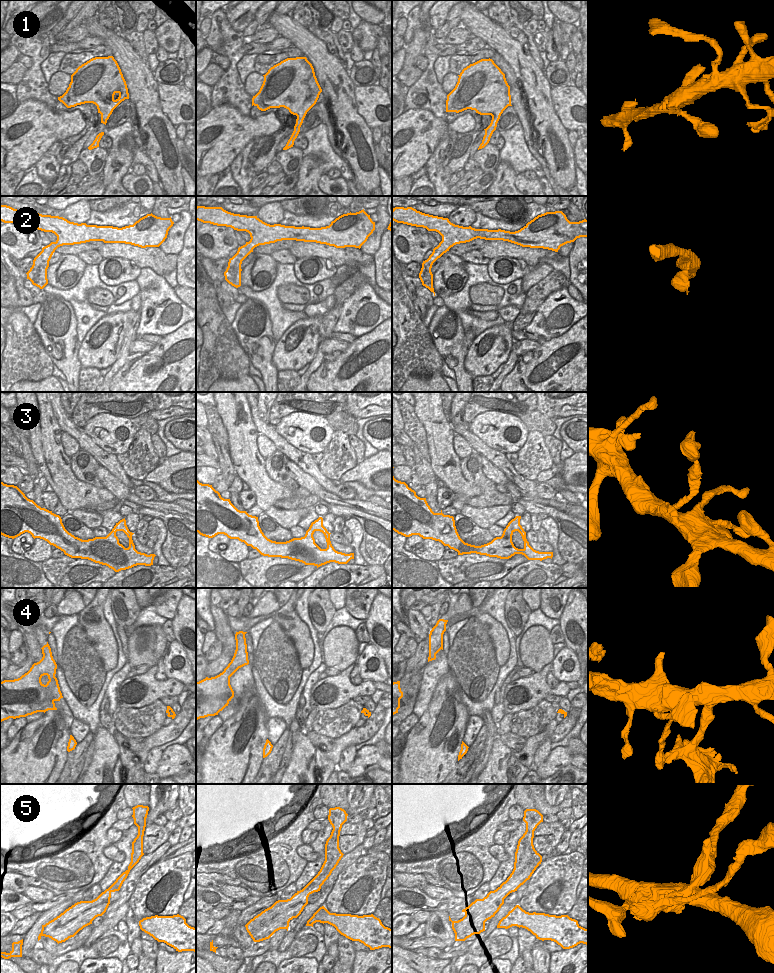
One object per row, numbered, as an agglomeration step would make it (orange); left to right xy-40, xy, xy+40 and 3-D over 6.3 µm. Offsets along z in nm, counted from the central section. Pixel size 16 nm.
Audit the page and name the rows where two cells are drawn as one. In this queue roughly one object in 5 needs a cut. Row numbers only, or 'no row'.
4, 5

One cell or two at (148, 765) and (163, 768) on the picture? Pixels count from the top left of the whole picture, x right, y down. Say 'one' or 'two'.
two

